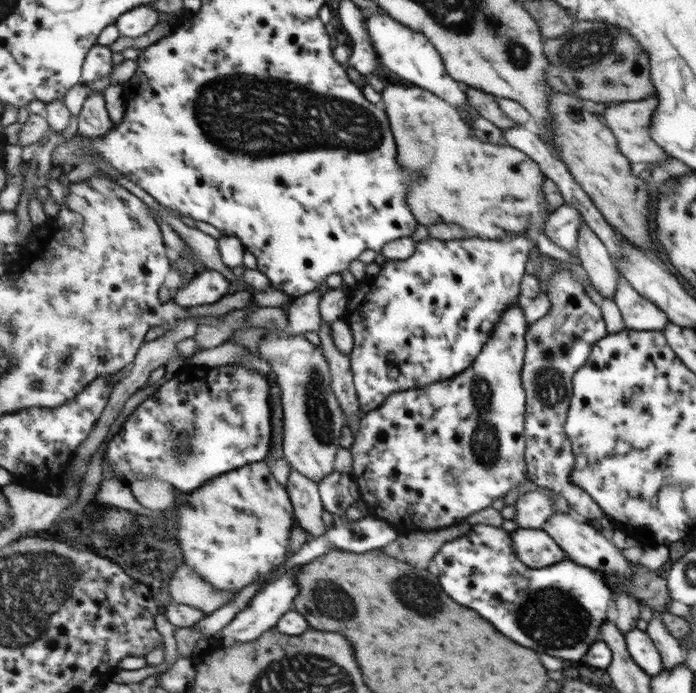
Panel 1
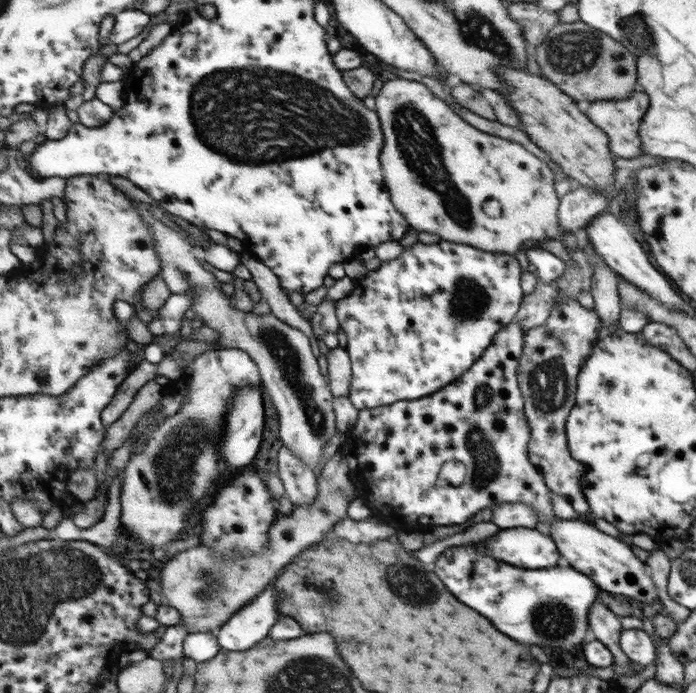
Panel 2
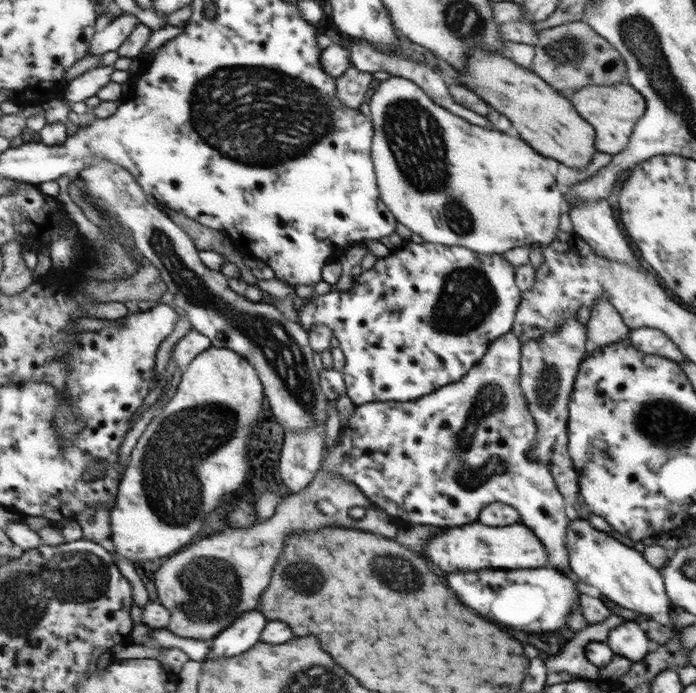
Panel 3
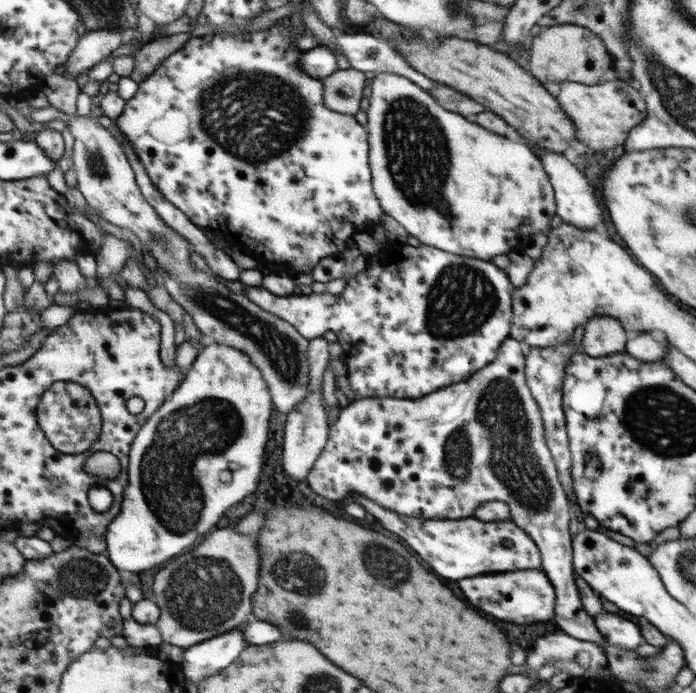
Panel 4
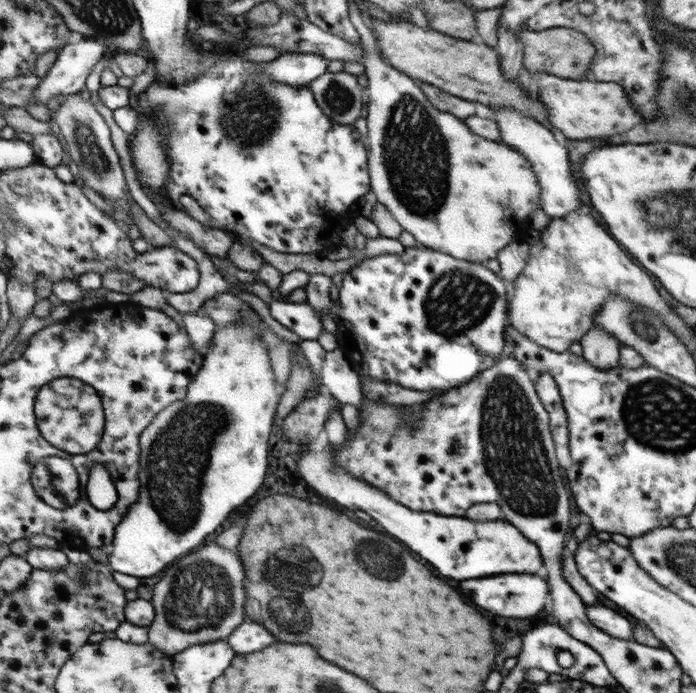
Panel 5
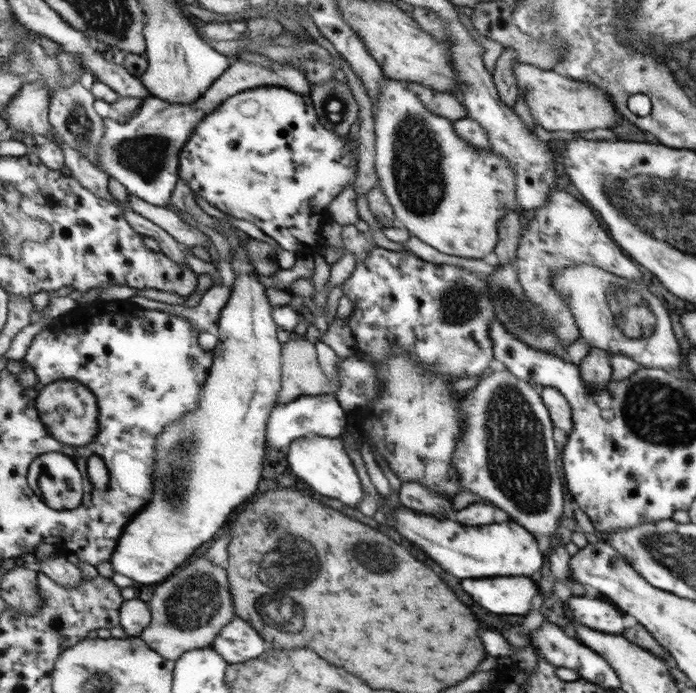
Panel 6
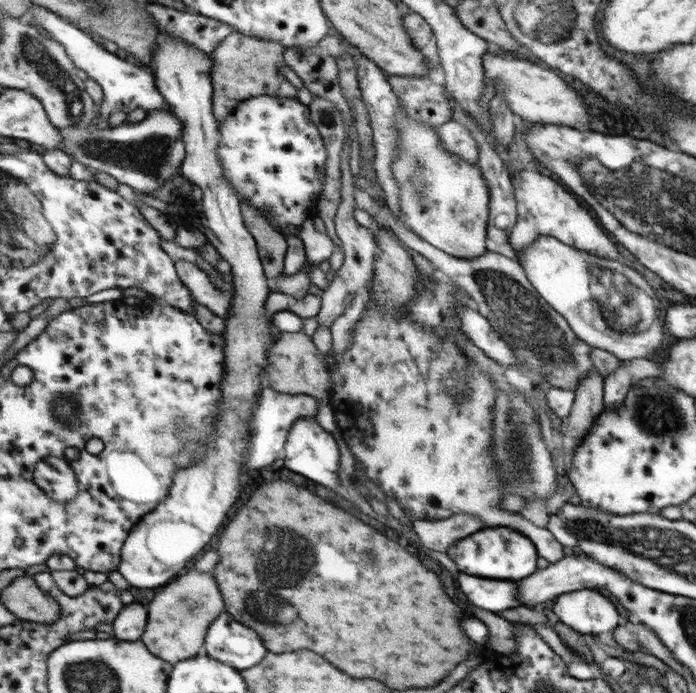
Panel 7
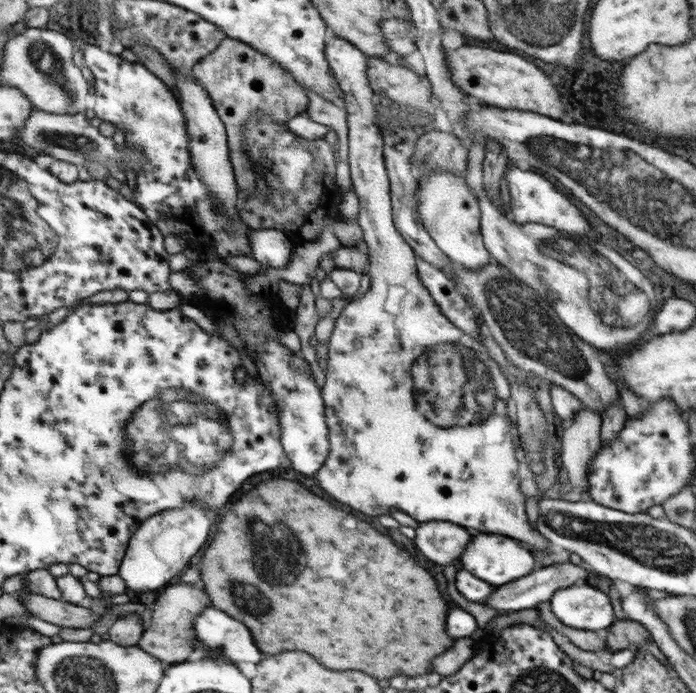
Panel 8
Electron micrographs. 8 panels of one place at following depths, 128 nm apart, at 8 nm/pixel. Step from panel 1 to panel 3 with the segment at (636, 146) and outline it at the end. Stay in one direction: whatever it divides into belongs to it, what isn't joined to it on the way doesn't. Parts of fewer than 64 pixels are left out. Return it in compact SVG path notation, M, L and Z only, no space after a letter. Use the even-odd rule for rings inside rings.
M629 84L582 86L570 98L576 111L594 128L596 152L615 155L628 147L629 136L641 115L647 110L644 97Z

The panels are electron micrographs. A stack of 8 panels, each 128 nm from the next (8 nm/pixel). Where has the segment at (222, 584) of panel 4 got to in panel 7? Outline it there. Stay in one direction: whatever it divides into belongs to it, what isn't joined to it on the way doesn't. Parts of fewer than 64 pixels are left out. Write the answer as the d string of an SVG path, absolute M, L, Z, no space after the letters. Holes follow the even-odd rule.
M191 568L185 576L166 584L157 592L155 600L147 604L149 622L142 637L143 644L155 656L174 666L202 654L209 627L227 611L225 602L216 576L209 571L199 572Z

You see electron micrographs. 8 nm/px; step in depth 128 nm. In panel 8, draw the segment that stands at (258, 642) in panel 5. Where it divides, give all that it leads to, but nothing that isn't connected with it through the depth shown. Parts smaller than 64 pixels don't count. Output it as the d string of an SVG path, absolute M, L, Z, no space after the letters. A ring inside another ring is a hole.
M213 605L195 619L195 630L205 647L211 651L221 649L229 663L261 662L262 652L257 648L251 630Z

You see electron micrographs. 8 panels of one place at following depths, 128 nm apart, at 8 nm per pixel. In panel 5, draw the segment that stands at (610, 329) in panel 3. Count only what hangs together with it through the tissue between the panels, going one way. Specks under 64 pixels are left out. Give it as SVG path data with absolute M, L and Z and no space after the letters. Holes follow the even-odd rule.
M591 327L578 342L582 348L583 358L590 365L606 371L618 364L618 340L606 330Z

